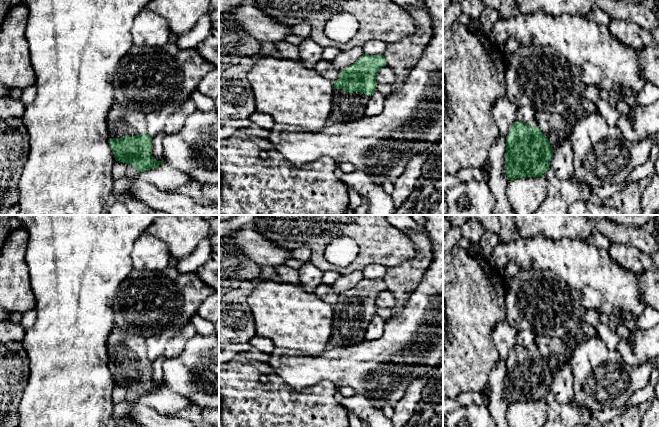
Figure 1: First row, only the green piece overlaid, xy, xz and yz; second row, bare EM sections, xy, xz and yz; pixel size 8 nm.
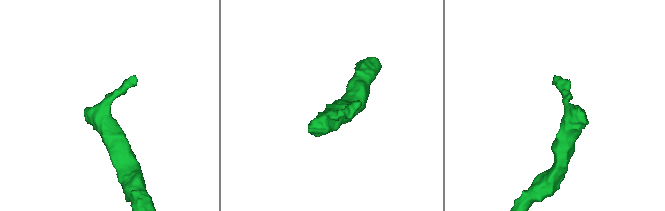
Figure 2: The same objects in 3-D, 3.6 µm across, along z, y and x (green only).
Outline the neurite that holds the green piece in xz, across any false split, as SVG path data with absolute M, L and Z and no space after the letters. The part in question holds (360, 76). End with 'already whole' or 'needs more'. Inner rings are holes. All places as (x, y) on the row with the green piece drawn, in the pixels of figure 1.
M363 54L353 64L341 69L334 84L329 124L348 123L365 117L365 107L376 90L376 74L386 66L383 55Z; needs more

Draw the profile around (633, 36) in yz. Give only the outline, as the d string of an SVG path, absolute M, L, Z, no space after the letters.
M611 18L607 23L610 33L625 46L640 50L653 44L650 31L636 23Z

